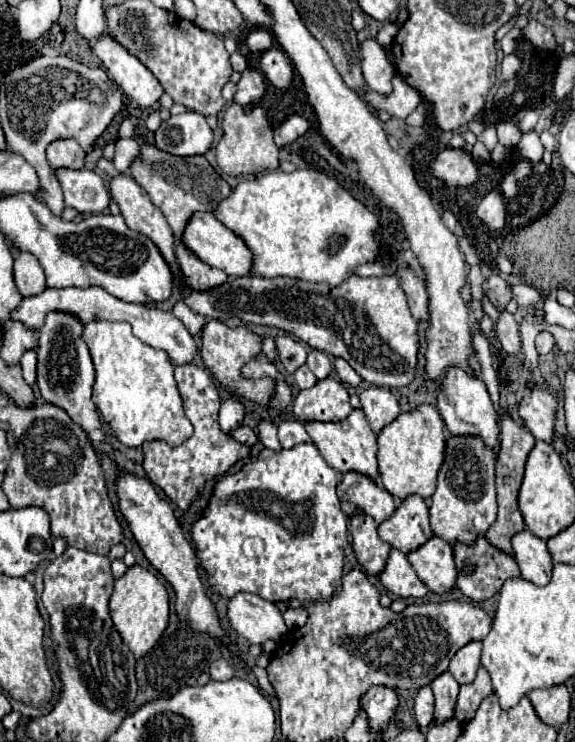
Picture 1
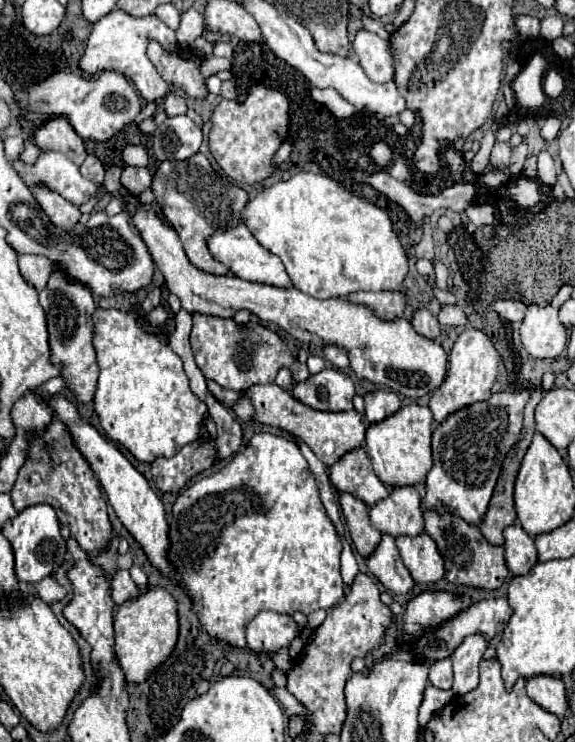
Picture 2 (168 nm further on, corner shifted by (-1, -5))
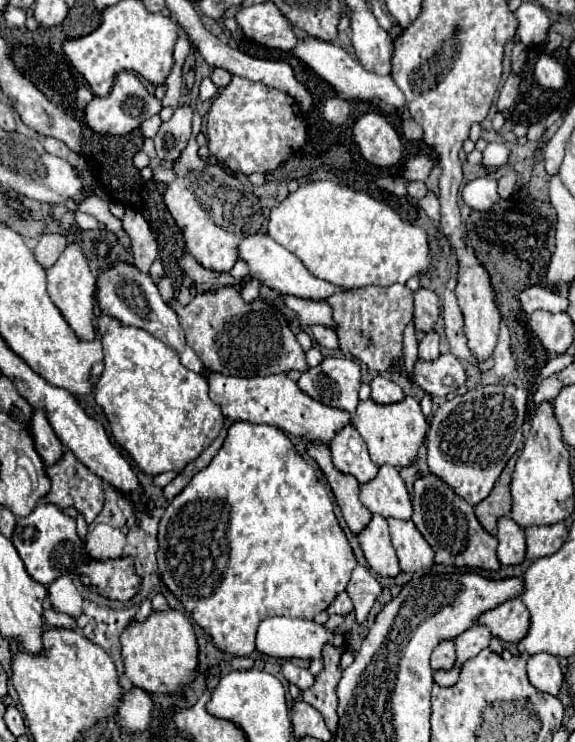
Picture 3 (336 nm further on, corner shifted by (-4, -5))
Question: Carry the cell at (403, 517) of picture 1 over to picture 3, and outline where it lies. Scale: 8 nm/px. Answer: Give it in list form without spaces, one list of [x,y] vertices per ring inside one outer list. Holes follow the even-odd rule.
[[[380,466],[378,474],[360,484],[360,502],[376,514],[382,514],[384,518],[400,518],[410,520],[412,516],[412,502],[410,494],[406,492],[406,486],[394,466]]]

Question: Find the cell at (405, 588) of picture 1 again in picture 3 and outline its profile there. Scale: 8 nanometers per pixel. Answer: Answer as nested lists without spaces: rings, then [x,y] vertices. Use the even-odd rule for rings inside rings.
[[[372,514],[366,528],[358,534],[358,542],[362,546],[362,552],[364,552],[370,568],[376,574],[380,574],[380,576],[400,574],[396,552],[392,548],[390,536],[388,536],[386,518],[382,518],[380,514]]]

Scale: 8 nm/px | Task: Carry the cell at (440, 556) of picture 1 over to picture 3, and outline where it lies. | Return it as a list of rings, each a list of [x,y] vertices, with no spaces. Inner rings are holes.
[[[388,518],[388,528],[402,572],[418,572],[434,564],[434,552],[420,536],[412,520]]]

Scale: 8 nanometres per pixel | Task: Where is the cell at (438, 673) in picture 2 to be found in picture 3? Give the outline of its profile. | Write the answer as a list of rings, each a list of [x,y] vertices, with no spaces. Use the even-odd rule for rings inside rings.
[[[442,640],[432,652],[432,668],[434,670],[452,668],[454,660],[456,660],[456,654],[454,654],[454,642],[452,640]]]

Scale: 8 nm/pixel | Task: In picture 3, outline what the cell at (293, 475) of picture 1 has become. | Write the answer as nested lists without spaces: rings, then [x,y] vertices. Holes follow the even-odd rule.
[[[232,422],[228,432],[226,432],[226,440],[222,444],[222,448],[218,450],[218,454],[212,458],[212,462],[194,474],[194,478],[190,480],[190,484],[168,504],[162,520],[160,520],[160,530],[158,530],[158,572],[160,578],[164,580],[164,584],[168,586],[168,590],[180,600],[180,604],[192,614],[192,618],[202,626],[202,630],[206,634],[212,636],[214,644],[234,656],[250,656],[256,646],[254,646],[254,630],[258,628],[258,624],[264,618],[270,616],[294,616],[294,618],[304,618],[304,620],[312,620],[316,614],[320,614],[322,610],[326,610],[332,600],[346,590],[346,584],[350,580],[352,570],[356,568],[356,558],[352,552],[352,546],[344,534],[344,530],[340,528],[336,516],[334,516],[334,506],[332,500],[328,496],[328,492],[324,490],[324,486],[318,482],[314,468],[294,450],[290,438],[276,426],[270,424],[252,424],[252,422]]]

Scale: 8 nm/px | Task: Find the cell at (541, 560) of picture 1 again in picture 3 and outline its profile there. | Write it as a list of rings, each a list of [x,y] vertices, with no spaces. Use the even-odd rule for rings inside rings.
[[[500,518],[498,520],[498,560],[500,564],[520,564],[526,554],[526,542],[524,542],[524,530],[512,520],[512,518]]]

